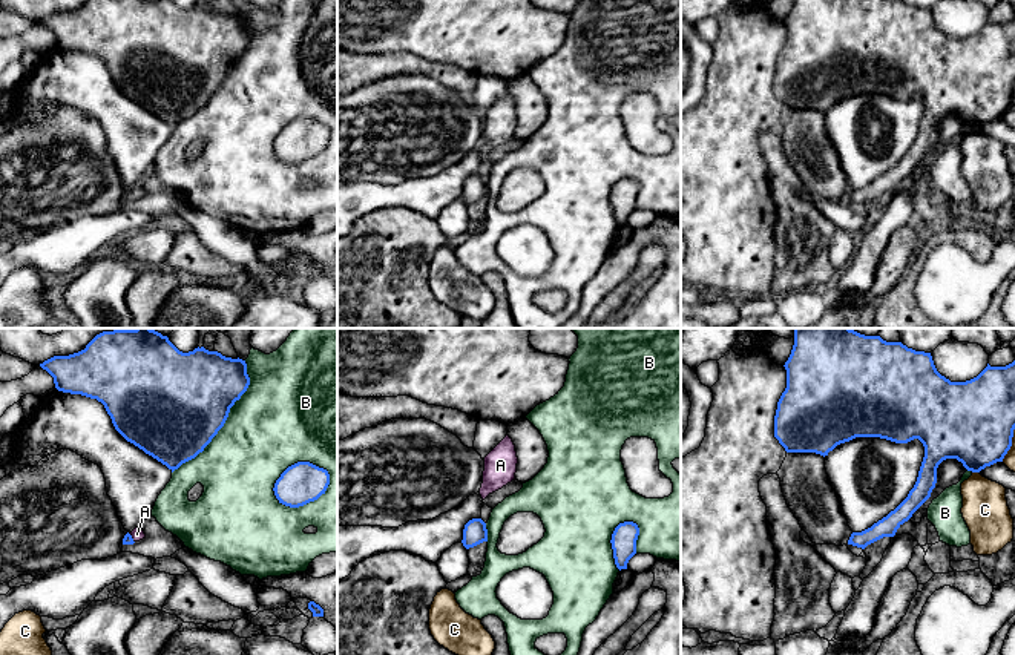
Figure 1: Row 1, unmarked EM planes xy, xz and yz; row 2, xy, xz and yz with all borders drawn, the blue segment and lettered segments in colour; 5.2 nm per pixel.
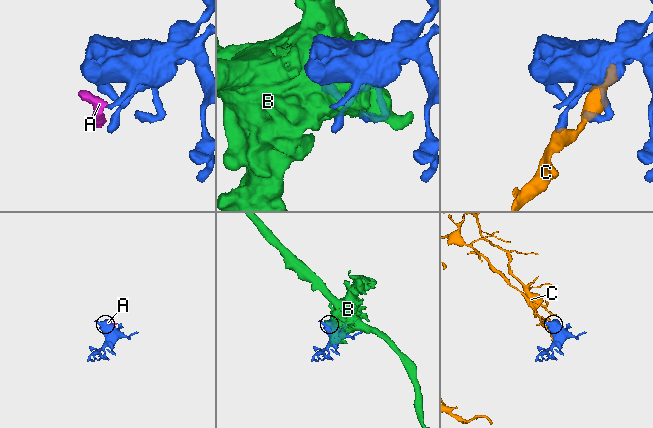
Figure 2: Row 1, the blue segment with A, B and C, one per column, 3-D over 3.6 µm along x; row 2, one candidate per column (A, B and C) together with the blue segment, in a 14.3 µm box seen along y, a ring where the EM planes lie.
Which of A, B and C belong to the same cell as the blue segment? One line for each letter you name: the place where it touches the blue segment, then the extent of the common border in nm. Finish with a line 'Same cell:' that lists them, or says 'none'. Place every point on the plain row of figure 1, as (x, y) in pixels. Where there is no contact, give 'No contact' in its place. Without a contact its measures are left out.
A: Touches blue at xy (131, 194). Shared border 70 nm
Same cell: A

